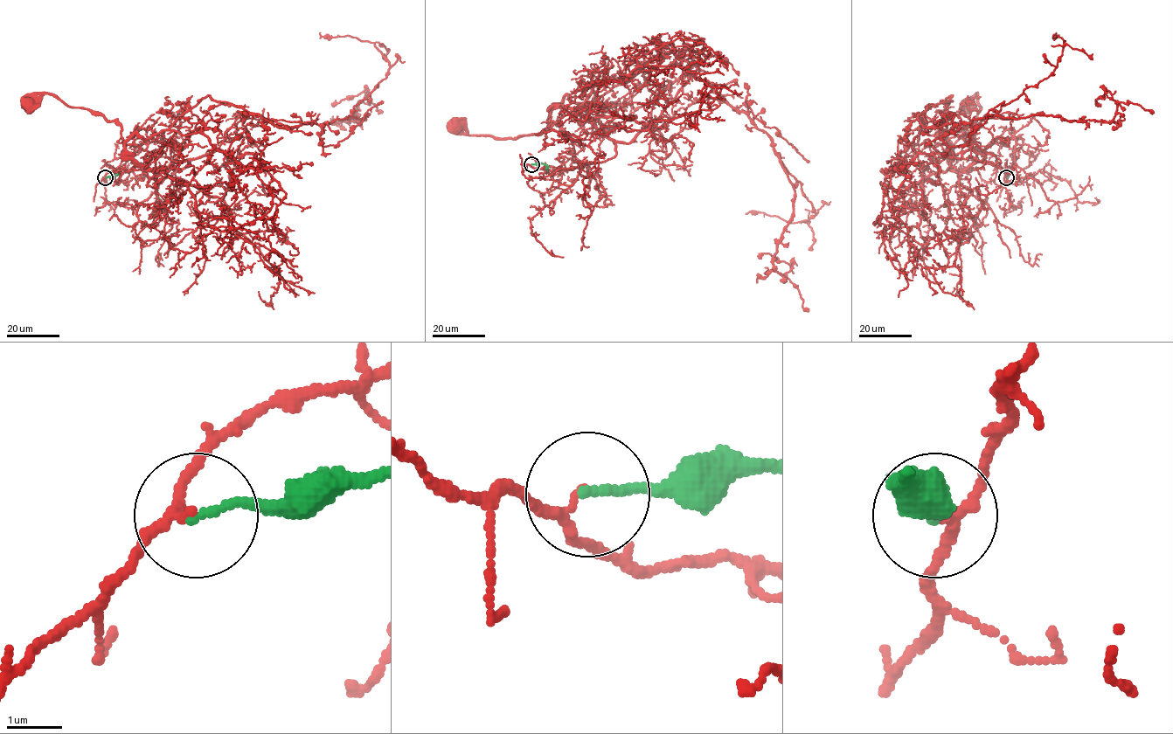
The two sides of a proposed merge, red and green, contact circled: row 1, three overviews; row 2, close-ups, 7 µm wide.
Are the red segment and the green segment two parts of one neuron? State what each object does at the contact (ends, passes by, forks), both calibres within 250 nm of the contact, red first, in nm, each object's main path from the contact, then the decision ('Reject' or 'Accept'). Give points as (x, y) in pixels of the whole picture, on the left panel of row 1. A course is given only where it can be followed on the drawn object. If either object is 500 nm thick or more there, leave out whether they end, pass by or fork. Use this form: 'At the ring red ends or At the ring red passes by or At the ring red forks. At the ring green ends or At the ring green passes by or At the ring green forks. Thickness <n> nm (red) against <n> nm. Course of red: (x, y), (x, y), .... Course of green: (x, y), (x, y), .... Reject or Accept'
At the ring red passes by. At the ring green ends. Thickness 140 nm (red) against 150 nm. Course of red: (106, 177), (125, 157), (168, 176), (190, 165), (150, 170), (129, 156), (114, 121), (48, 93), (27, 103). Course of green: (106, 177), (121, 173), (121, 169). Reject

